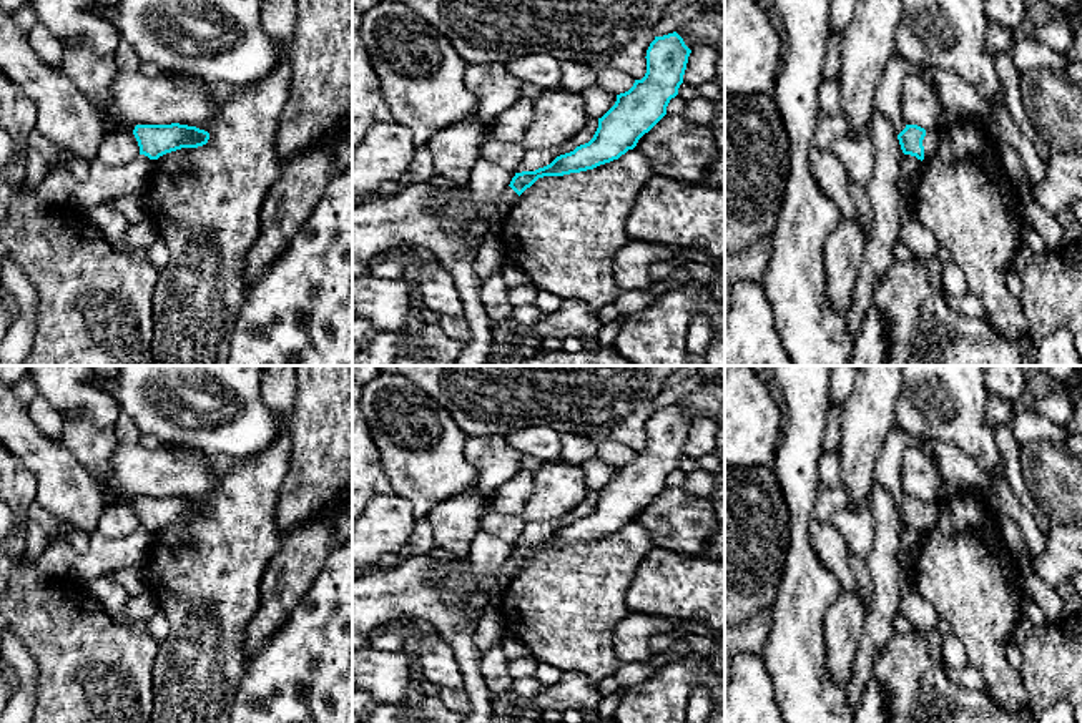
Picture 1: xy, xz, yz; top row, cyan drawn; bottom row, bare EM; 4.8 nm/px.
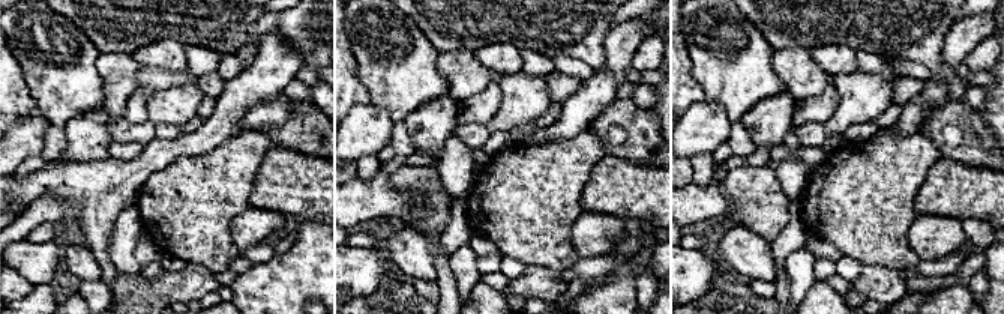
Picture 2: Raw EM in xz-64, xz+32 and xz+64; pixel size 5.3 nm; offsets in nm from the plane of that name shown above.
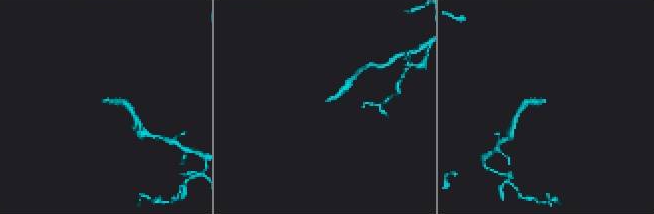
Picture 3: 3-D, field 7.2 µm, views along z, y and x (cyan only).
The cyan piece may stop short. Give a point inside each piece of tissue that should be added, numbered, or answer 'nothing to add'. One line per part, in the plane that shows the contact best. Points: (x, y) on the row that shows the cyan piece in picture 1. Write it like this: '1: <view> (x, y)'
1: yz (929, 142)

